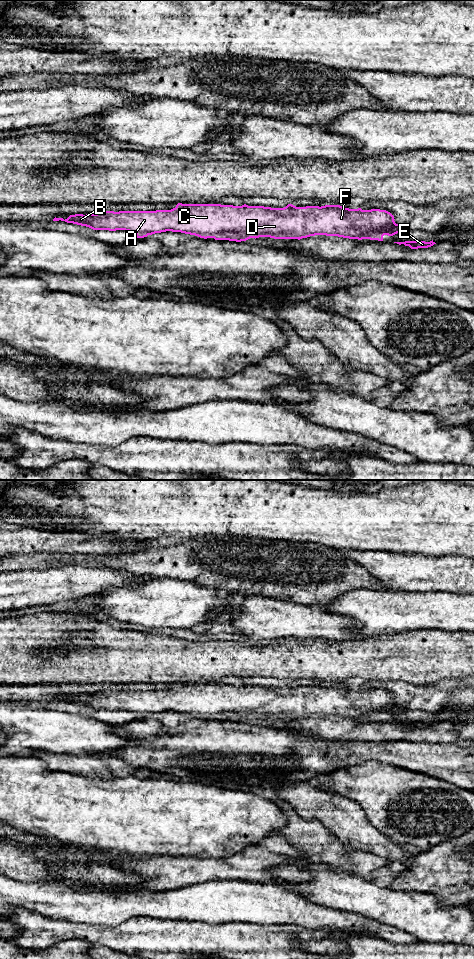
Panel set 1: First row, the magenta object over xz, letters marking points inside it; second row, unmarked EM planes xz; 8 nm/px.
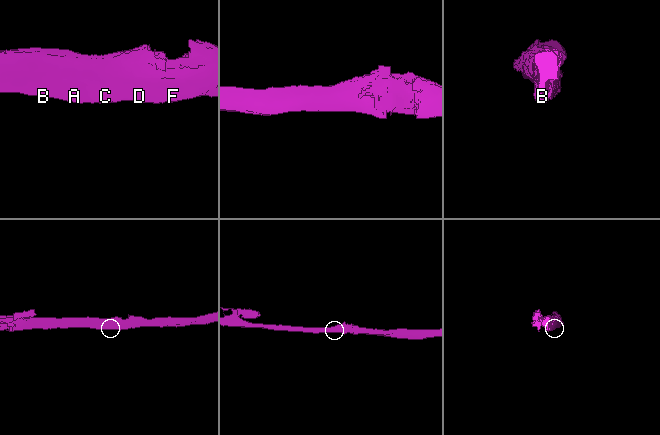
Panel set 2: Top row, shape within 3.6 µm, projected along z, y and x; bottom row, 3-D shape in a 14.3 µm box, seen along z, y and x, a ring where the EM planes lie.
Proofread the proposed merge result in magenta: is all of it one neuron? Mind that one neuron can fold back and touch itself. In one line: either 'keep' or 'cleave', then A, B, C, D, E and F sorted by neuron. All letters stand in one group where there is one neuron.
keep | A B C D E F

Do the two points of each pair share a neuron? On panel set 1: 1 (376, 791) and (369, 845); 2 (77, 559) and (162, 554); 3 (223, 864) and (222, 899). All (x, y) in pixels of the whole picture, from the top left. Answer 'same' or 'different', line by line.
1: different
2: same
3: different

